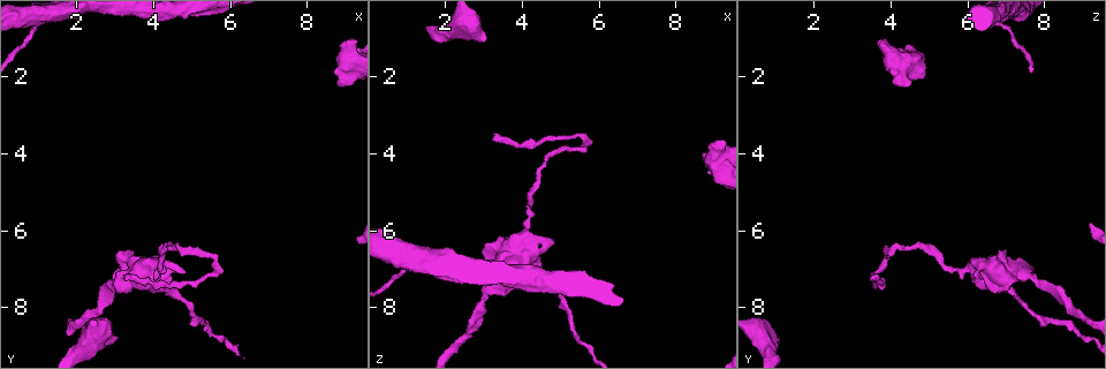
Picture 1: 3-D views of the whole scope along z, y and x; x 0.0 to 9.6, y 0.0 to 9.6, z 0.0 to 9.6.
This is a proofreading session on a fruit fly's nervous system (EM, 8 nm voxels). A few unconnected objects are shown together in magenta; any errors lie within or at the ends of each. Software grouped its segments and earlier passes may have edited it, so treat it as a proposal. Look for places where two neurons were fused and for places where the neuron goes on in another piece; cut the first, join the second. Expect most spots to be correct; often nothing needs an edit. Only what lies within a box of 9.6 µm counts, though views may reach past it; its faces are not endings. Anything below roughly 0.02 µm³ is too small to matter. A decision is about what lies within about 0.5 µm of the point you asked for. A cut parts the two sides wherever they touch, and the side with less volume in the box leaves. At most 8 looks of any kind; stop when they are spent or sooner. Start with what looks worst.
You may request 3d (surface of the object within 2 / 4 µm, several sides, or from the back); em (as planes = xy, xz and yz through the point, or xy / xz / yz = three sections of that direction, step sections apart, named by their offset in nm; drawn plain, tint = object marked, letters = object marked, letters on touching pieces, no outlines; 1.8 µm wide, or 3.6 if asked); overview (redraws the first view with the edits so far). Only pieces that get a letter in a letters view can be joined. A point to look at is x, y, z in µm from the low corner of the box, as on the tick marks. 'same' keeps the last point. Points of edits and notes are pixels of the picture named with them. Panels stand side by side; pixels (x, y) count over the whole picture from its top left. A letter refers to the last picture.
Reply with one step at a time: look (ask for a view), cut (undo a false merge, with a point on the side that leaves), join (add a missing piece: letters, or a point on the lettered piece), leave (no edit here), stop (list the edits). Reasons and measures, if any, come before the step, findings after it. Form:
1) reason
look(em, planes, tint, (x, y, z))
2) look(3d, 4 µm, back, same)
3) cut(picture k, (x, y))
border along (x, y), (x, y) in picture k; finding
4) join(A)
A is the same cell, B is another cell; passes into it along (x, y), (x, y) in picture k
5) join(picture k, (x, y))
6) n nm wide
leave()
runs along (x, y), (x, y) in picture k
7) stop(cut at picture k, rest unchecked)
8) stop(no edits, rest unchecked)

free end
look(em, planes, letters, (3.00, 8.80, 1.05))

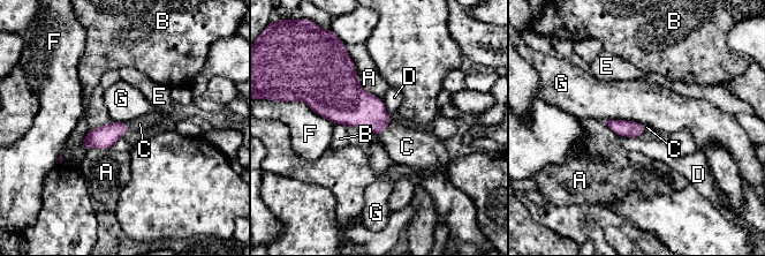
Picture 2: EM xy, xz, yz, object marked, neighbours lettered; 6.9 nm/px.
join(C)
C is the same cell, A, B, D, E, F and G are other cells; passes into it along (357, 107), (386, 128), (407, 147) in picture 2; it goes on there

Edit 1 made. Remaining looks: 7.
see it whole again
look(overview)

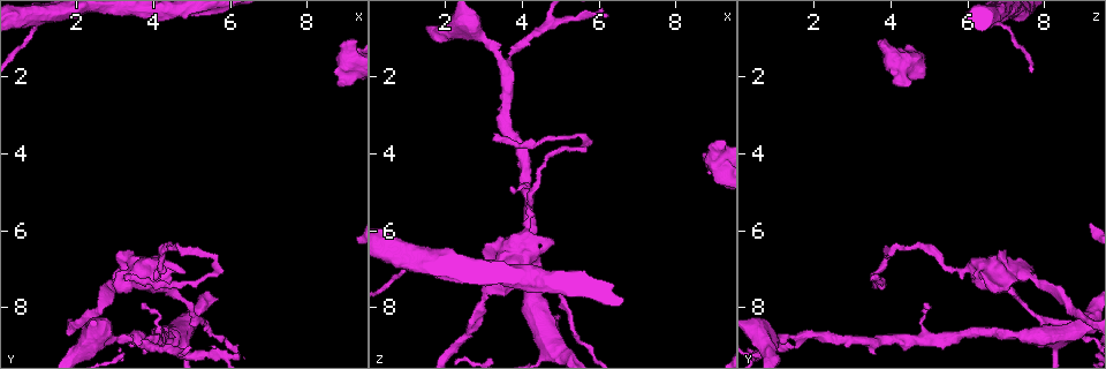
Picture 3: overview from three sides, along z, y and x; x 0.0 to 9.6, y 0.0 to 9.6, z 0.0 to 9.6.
side arm on a straight run
look(em, 3.6 µm, yz, step 8, tint, (3.90, 6.90, 6.30))

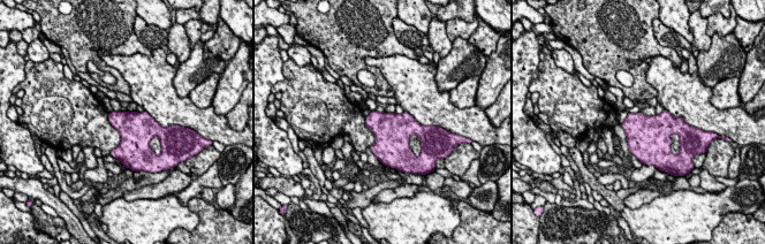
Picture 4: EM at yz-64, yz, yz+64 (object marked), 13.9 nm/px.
another direction
look(em, 3.6 µm, planes, tint, same)

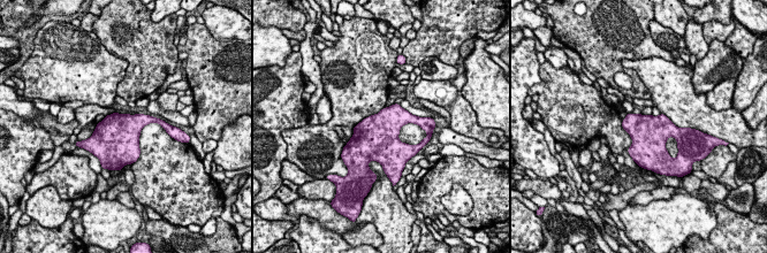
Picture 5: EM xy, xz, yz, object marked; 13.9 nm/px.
look(em, 3.6 µm, planes, letters, same)

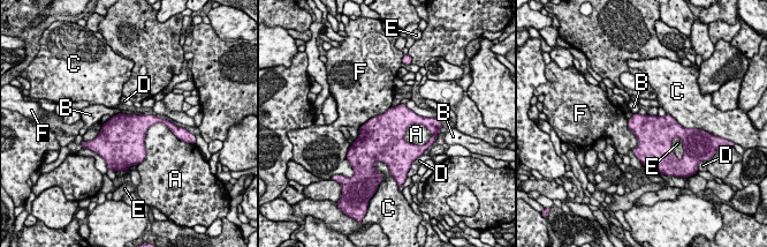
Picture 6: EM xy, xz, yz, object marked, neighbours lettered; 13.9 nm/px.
A touches over 700 nm
leave()
A, B, C, D, E and F are other cells; border along (390, 106), (358, 127) in picture 6; one neuron here

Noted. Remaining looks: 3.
stops while still wide
look(3d, 4 µm, (8.85, 2.25, 4.45))

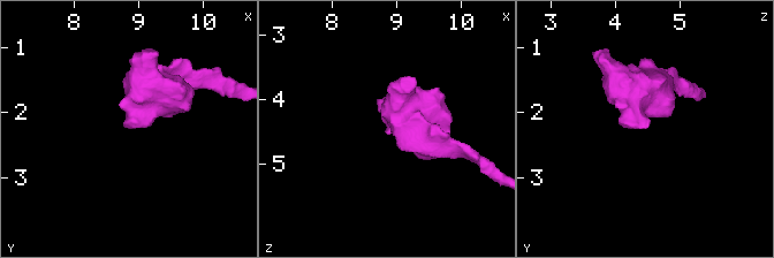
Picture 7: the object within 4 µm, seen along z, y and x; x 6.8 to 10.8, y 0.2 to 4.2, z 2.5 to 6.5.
look(em, 3.6 µm, planes, letters, (8.90, 2.25, 4.50))

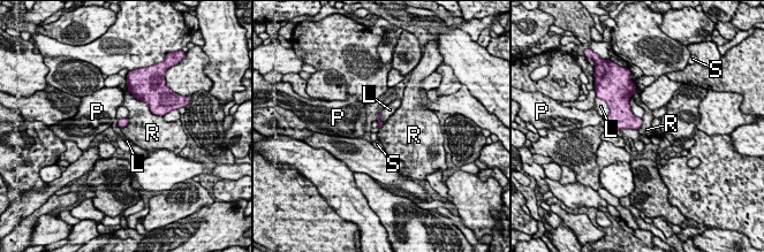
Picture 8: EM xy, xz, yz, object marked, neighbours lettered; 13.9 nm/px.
leave()
L, P, R and S are other cells; border along (127, 91), (160, 116) in picture 8; none of them fits

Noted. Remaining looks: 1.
stop(join at picture 2, rest unchecked)

